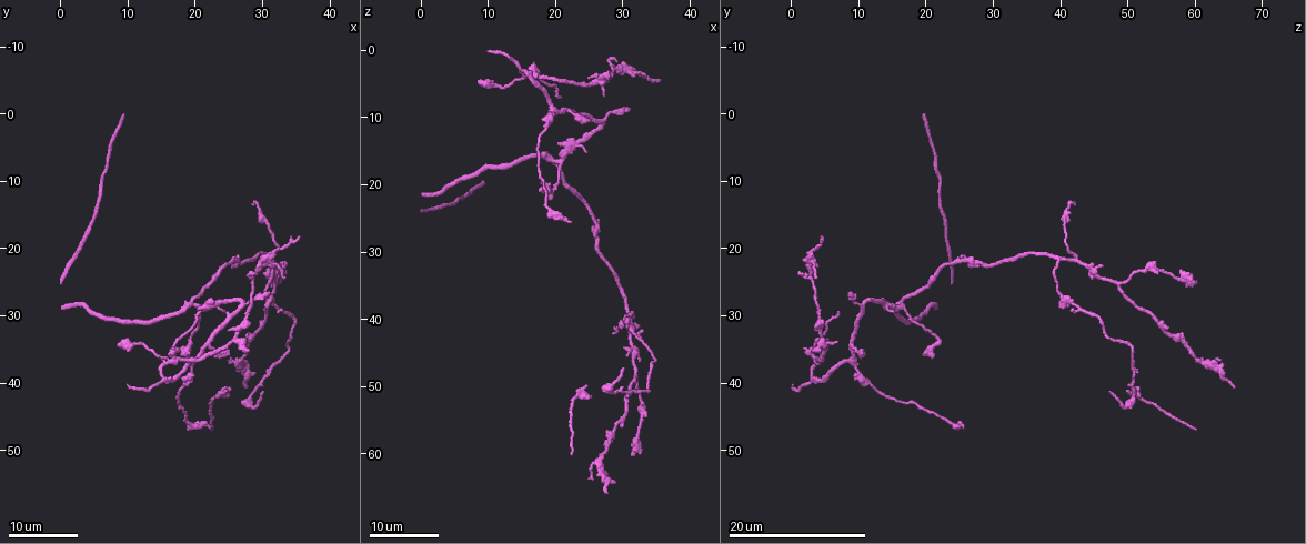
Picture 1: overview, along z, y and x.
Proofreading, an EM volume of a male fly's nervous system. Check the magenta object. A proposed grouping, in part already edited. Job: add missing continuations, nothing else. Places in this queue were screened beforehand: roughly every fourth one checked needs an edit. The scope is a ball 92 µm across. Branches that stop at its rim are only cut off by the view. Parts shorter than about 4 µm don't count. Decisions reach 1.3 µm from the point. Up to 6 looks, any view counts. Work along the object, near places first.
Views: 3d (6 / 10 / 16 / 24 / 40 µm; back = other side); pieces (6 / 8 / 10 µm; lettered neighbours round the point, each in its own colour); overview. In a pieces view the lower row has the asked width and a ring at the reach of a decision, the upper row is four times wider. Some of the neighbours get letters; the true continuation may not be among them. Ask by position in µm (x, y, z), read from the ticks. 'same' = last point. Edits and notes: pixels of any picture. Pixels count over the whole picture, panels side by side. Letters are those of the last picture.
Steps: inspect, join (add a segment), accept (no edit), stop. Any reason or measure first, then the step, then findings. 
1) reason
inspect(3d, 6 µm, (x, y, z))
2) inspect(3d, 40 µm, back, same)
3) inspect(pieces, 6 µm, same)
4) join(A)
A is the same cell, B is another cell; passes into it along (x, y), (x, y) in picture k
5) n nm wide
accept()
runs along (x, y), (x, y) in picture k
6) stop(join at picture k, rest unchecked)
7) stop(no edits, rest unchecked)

branch stops here
inspect(3d, 16 µm, (33.0, 24.0, 3.5))

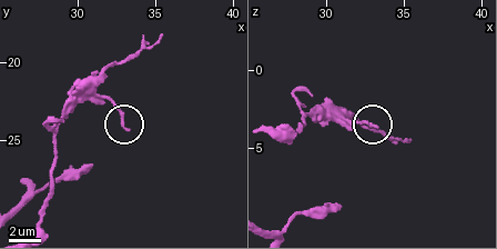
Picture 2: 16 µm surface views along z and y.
inspect(pieces, 10 µm, (33.0, 24.4, 3.6))

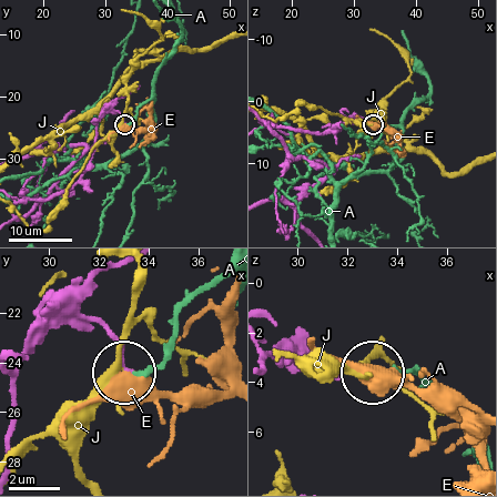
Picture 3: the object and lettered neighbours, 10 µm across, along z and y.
accept()
A, E and J are other cells; none of them fits

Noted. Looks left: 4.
an open end
inspect(3d, 16 µm, (27.5, 35.0, 3.0))

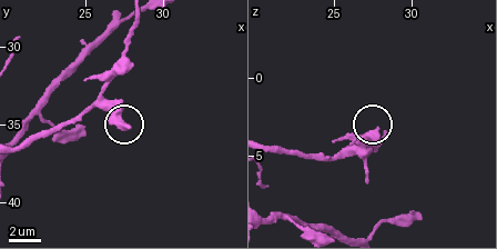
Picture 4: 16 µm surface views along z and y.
what lies round it
inspect(pieces, 6 µm, (27.8, 35.0, 3.4))

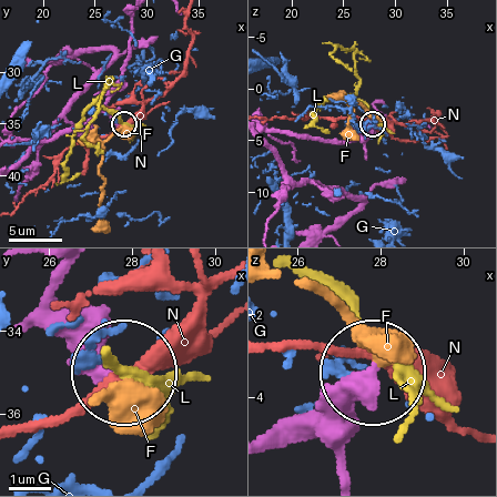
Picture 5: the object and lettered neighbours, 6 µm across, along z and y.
420 nm wide
join(F)
F is the same cell, G, L and N are other cells; passes into it along (43, 322), (64, 326), (128, 375), (97, 396) in picture 5; it goes on there

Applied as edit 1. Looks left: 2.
an open end
inspect(3d, 16 µm, (30.0, 41.5, 47.5))

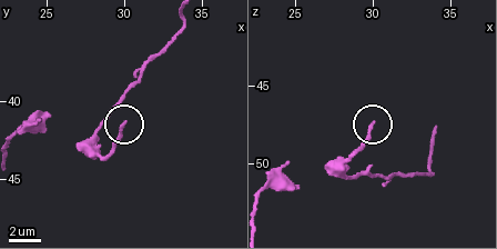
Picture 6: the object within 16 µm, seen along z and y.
inspect(pieces, 8 µm, (30.0, 41.4, 47.4))

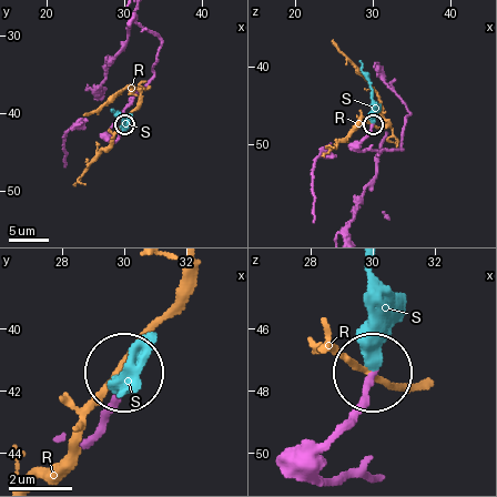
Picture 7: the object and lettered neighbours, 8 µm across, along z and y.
170 nm wide
join(S)
S is the same cell, R is another cell; passes into it along (361, 143), (372, 121), (372, 92), (361, 61) in picture 7; the neuron continues

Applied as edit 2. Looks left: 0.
stop(join at picture 5, join at picture 7, rest unchecked)

